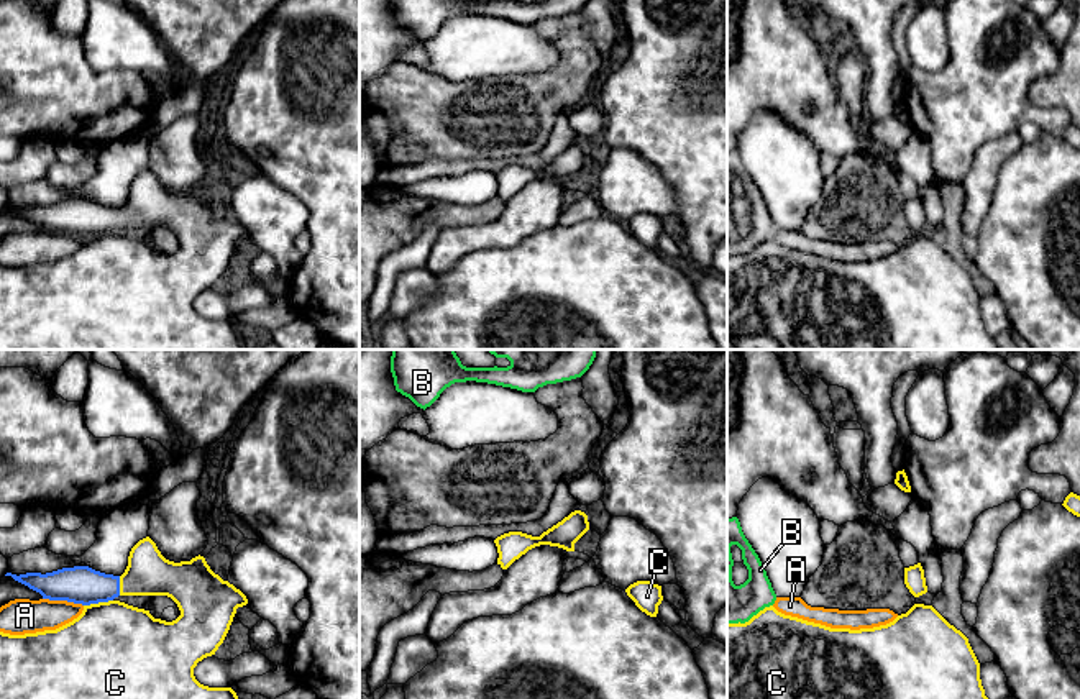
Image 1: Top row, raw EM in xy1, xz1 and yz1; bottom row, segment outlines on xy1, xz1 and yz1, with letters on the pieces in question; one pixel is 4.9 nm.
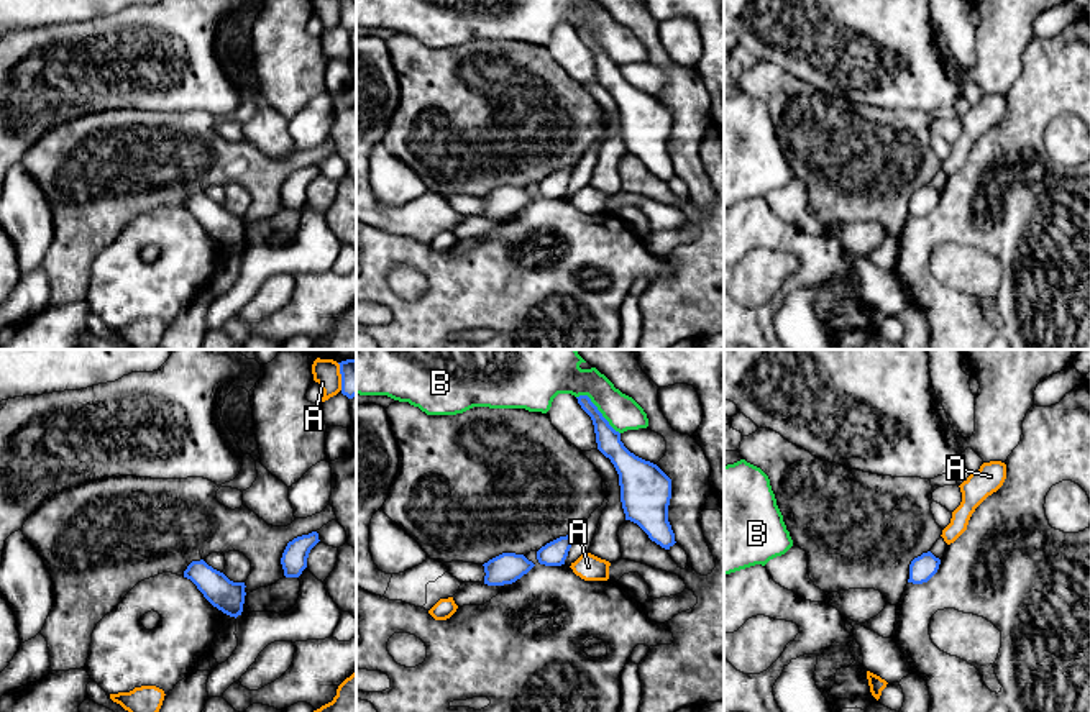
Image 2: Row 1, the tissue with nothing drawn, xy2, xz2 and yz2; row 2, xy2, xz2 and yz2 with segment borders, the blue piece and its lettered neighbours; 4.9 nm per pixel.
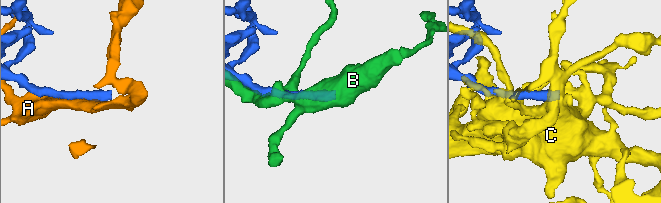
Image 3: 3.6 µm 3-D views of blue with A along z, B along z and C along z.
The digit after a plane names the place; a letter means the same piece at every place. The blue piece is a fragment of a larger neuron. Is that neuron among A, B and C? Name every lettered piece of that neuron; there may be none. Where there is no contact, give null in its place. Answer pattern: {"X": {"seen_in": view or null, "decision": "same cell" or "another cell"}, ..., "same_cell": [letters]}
{"A": {"seen_in": "xy1", "decision": "another cell"}, "B": {"seen_in": "xz2", "decision": "another cell"}, "C": {"seen_in": "xy1", "decision": "same cell"}, "same_cell": ["C"]}

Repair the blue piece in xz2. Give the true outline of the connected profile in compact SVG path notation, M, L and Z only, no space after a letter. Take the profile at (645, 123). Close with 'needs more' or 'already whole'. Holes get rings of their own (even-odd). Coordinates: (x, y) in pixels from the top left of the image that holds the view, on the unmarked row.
M588 28L576 30L591 49L598 82L611 92L621 118L621 135L625 153L637 156L652 174L670 182L675 166L668 154L671 112L653 95L630 85Z | already whole

